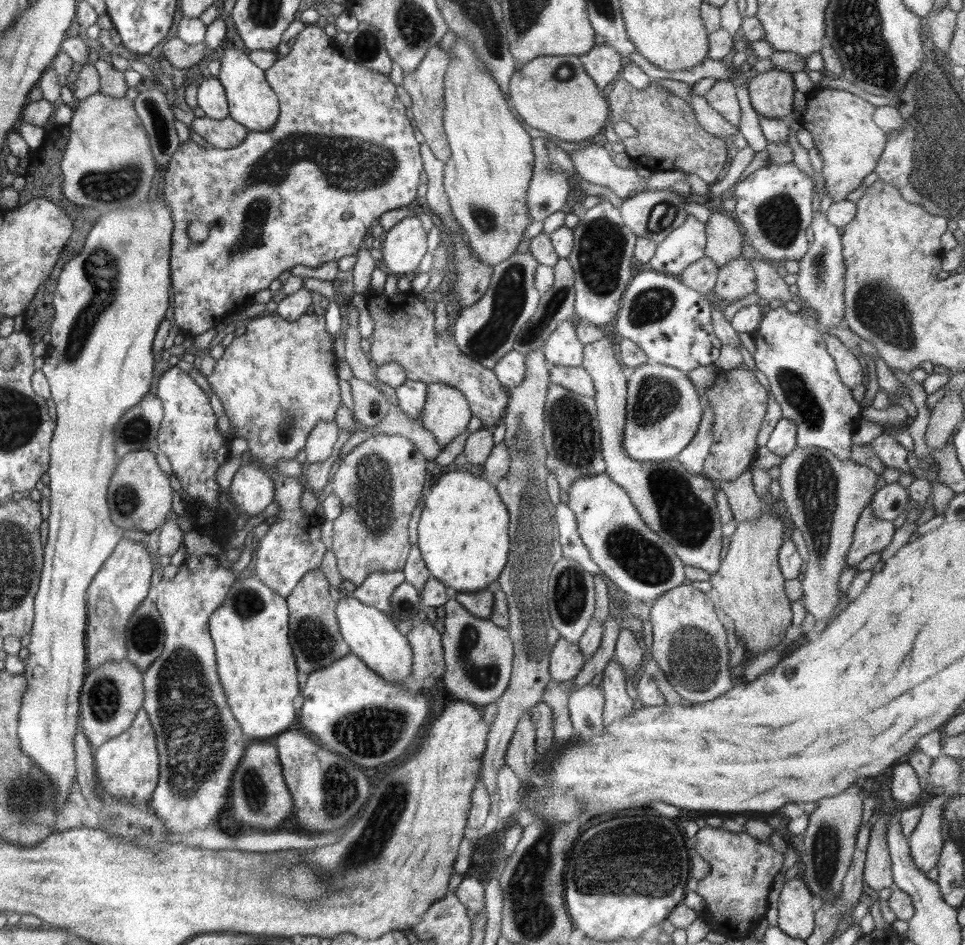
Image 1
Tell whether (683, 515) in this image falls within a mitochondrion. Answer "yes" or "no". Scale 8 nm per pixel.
yes

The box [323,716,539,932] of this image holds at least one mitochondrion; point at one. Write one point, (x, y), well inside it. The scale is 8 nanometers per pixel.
(374, 835)

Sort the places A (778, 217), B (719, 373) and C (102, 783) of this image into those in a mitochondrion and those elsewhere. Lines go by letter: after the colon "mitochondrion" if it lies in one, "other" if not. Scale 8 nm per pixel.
A: mitochondrion
B: other
C: other

